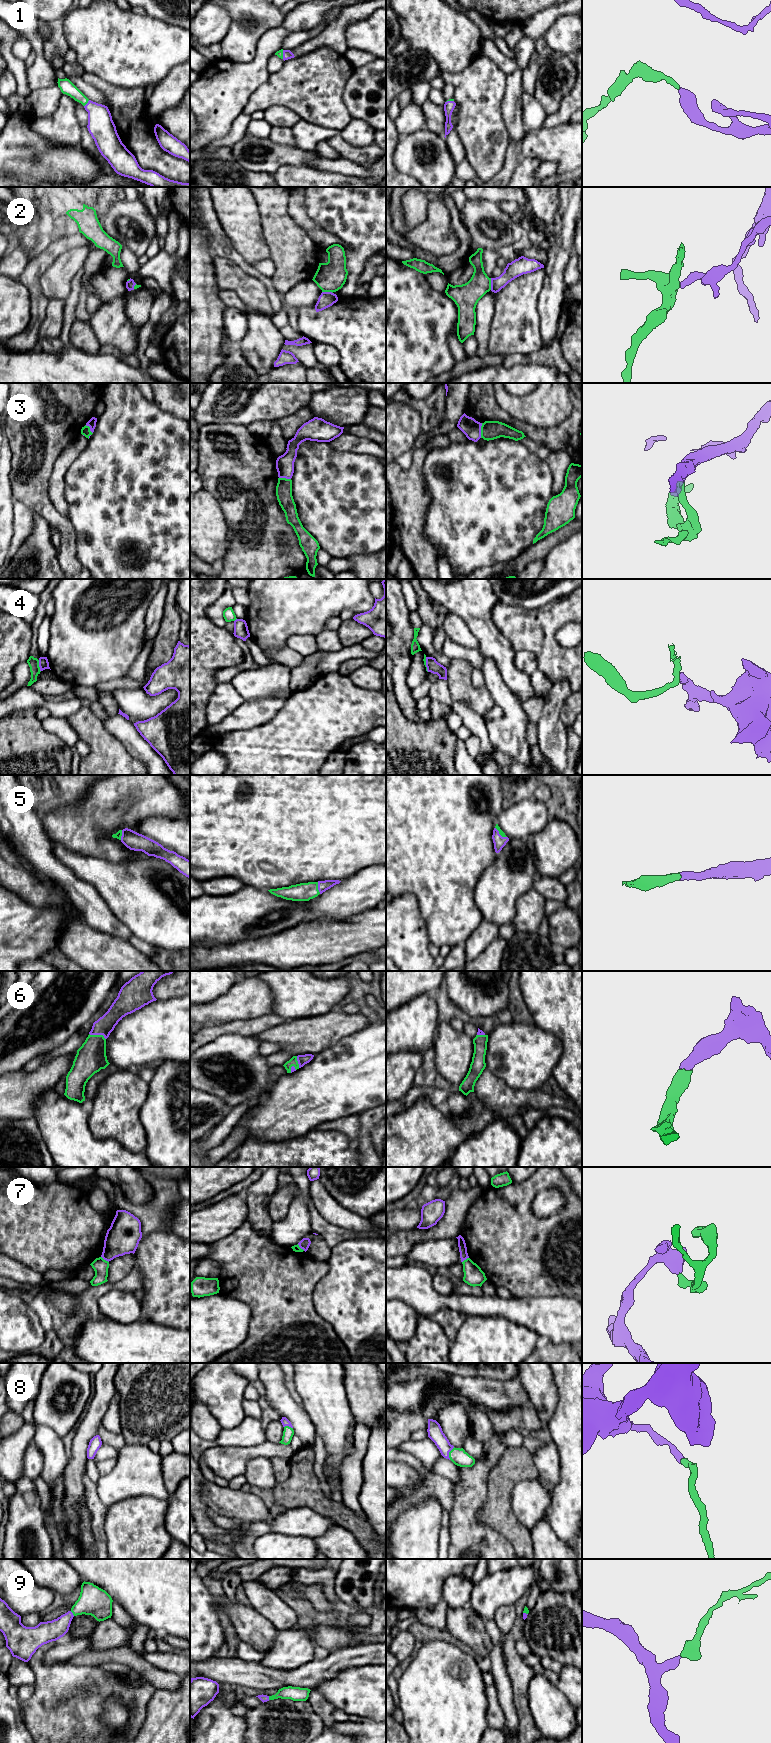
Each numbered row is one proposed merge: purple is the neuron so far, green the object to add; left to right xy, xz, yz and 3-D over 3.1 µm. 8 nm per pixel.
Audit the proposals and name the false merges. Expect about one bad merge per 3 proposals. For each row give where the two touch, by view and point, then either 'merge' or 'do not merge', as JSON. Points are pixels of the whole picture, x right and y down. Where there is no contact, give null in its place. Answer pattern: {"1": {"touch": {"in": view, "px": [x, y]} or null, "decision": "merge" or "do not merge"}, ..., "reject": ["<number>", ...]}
{"1": {"touch": {"in": "xy", "px": [87, 103]}, "decision": "merge"}, "2": {"touch": {"in": "yz", "px": [491, 284]}, "decision": "do not merge"}, "3": {"touch": {"in": "yz", "px": [480, 430]}, "decision": "do not merge"}, "4": {"touch": {"in": "xy", "px": [39, 666]}, "decision": "do not merge"}, "5": {"touch": {"in": "xz", "px": [318, 888]}, "decision": "merge"}, "6": {"touch": {"in": "xy", "px": [98, 1034]}, "decision": "merge"}, "7": {"touch": {"in": "xy", "px": [105, 1259]}, "decision": "do not merge"}, "8": {"touch": {"in": "yz", "px": [448, 1453]}, "decision": "merge"}, "9": {"touch": {"in": "xy", "px": [72, 1613]}, "decision": "merge"}, "reject": ["2", "3", "4", "7"]}

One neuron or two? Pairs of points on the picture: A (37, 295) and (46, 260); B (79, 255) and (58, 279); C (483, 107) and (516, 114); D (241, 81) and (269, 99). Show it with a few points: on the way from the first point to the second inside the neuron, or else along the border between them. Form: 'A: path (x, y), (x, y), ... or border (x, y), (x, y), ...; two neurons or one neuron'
A: path (35, 286), (35, 271), (37, 269); one neuron
B: path (73, 261), (61, 273); one neuron
C: border (504, 88), (501, 116), (507, 134); two neurons
D: border (270, 73), (269, 77), (251, 94), (243, 110); two neurons

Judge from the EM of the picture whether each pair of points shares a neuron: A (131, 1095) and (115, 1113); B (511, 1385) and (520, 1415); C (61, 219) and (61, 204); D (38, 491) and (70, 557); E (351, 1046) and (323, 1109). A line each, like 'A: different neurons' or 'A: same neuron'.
A: same neuron
B: different neurons
C: different neurons
D: same neuron
E: same neuron

